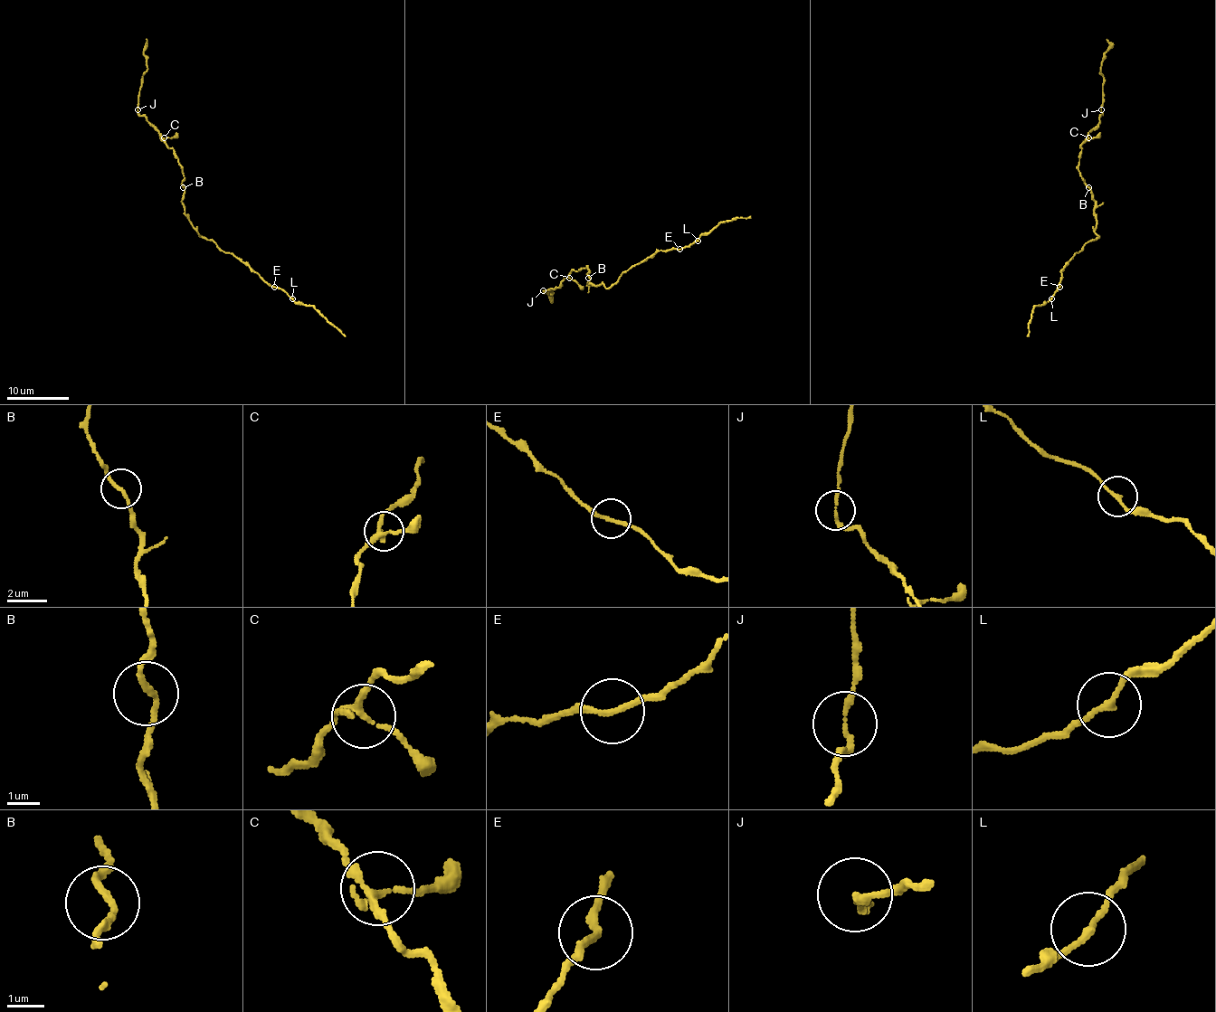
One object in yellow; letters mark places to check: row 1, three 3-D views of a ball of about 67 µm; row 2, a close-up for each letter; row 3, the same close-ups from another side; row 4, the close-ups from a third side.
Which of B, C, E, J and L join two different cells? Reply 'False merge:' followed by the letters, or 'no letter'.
False merge: L

